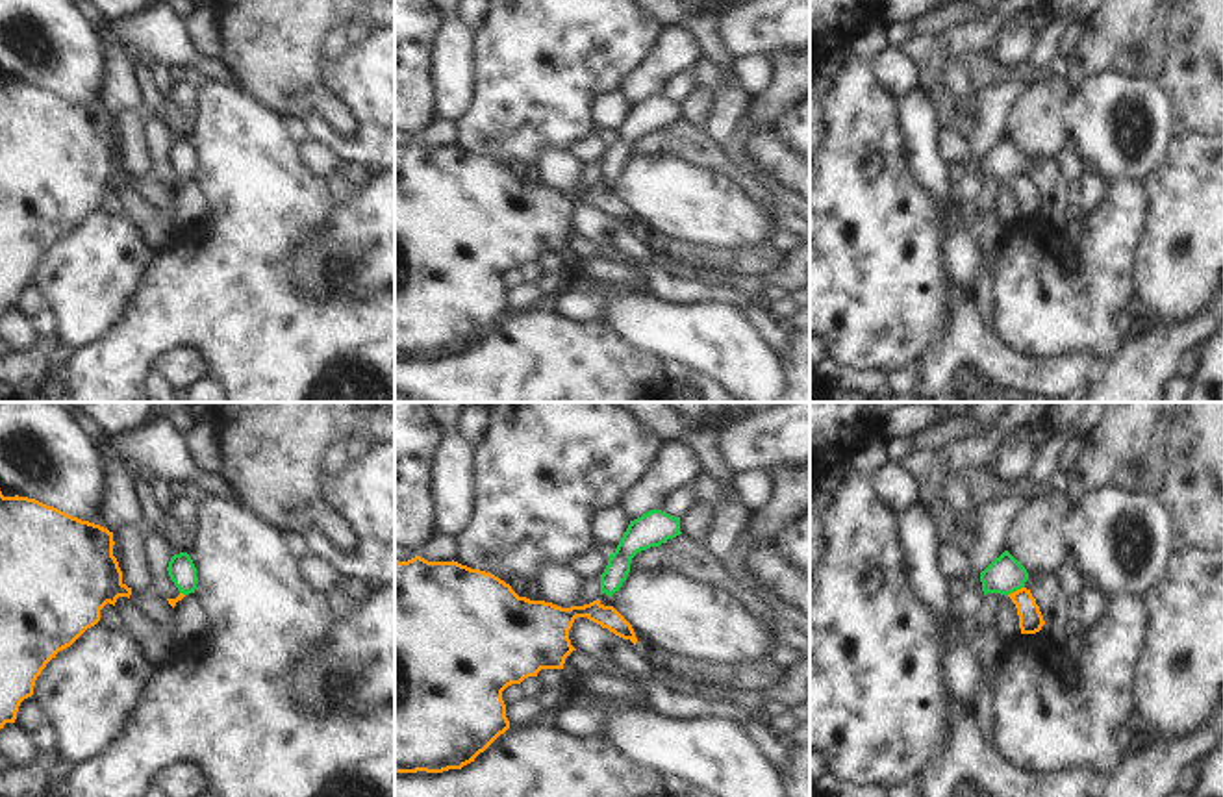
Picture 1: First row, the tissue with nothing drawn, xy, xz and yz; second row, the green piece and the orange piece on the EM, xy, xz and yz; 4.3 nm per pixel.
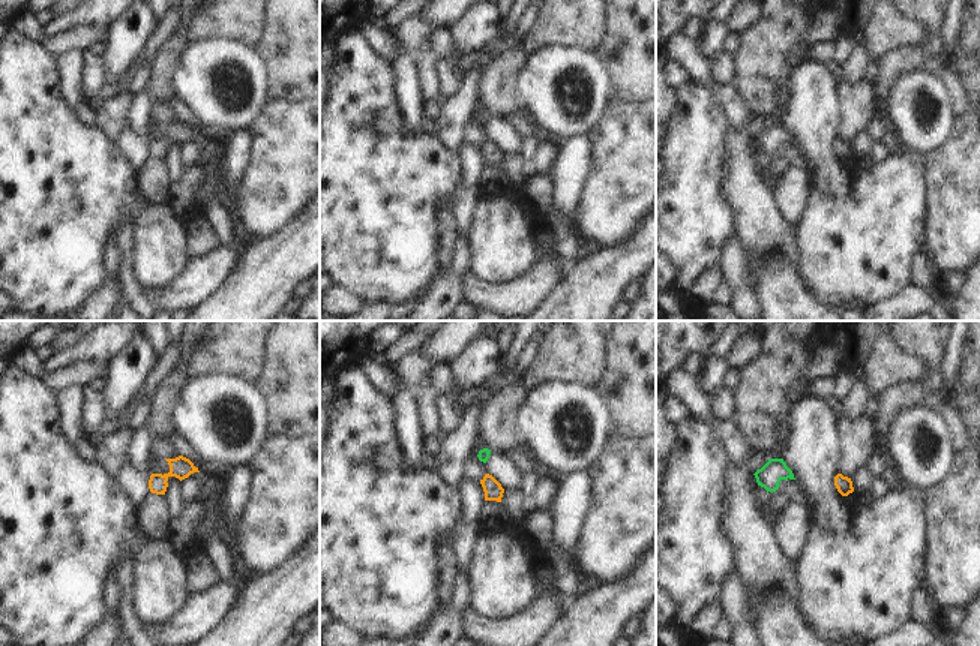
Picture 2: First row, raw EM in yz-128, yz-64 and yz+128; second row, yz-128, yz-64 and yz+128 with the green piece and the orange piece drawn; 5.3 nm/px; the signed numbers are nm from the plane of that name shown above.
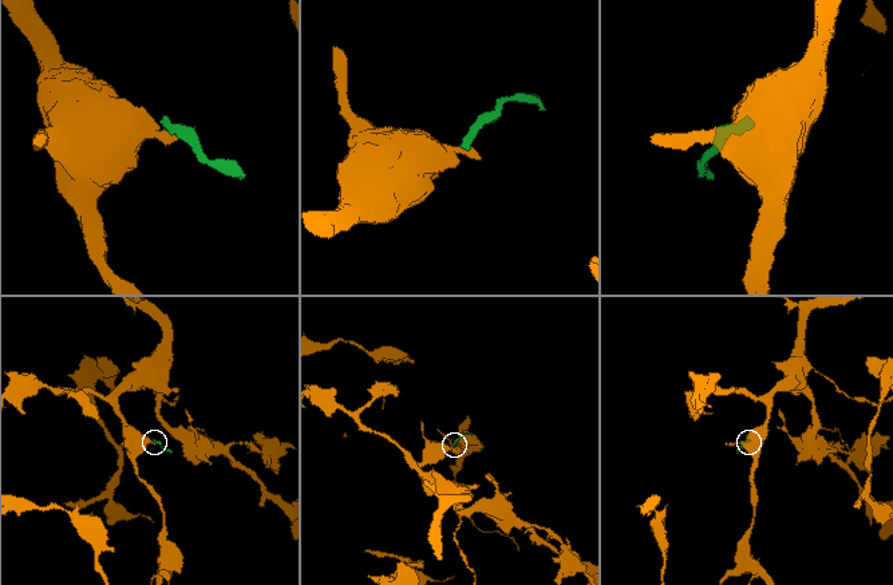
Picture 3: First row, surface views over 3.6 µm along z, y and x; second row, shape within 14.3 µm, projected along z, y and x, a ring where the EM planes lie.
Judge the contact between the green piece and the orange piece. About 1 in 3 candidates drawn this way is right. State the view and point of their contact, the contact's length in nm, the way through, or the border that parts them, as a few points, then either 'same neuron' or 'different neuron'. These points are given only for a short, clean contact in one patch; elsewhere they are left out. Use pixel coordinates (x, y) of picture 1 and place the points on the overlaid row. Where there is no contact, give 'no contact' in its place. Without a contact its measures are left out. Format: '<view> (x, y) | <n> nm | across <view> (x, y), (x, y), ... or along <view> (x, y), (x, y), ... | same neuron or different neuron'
yz (1016, 590) | 80 nm | along yz (1023, 586), (1008, 595) | different neuron

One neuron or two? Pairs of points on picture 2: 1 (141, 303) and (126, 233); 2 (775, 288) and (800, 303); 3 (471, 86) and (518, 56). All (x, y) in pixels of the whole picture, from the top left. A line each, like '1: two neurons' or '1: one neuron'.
1: one neuron
2: one neuron
3: two neurons

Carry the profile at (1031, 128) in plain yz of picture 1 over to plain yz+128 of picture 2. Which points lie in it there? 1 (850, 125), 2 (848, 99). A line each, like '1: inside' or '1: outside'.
1: inside
2: inside

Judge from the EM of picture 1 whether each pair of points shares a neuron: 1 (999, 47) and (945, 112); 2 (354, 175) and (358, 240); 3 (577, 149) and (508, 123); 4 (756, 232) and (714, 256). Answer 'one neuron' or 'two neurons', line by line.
1: two neurons
2: two neurons
3: two neurons
4: two neurons

